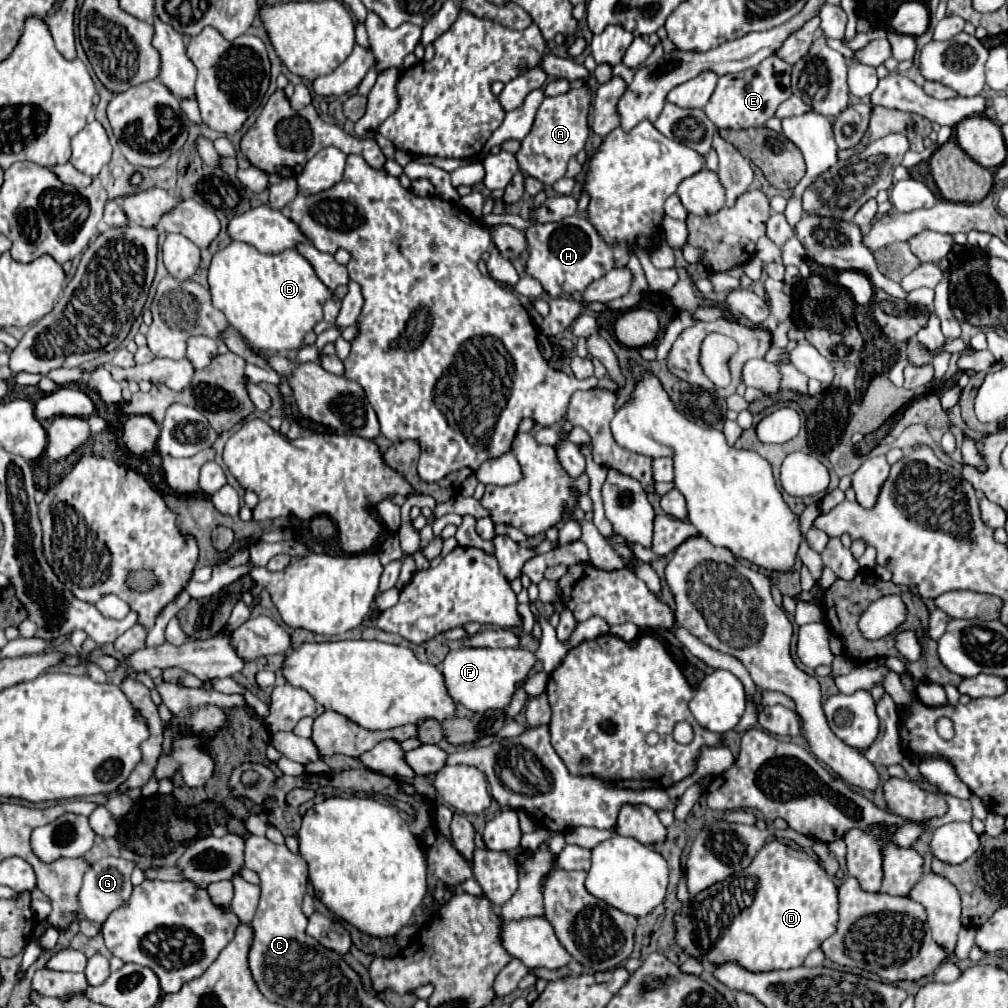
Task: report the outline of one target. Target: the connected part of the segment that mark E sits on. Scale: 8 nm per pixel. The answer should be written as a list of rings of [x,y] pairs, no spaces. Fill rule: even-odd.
[[[770,56],[762,60],[758,66],[748,68],[746,72],[726,74],[720,76],[718,86],[708,100],[704,112],[716,124],[716,128],[730,128],[730,130],[746,130],[752,126],[764,126],[770,116],[774,116],[776,108],[792,96],[790,92],[790,72],[792,66],[784,60]]]

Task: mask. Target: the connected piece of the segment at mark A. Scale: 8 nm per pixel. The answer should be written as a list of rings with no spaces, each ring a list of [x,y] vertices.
[[[590,86],[572,88],[560,96],[546,96],[536,112],[536,120],[528,136],[522,140],[522,148],[516,154],[516,160],[524,172],[538,178],[544,186],[552,186],[566,172],[568,160],[576,156],[588,138],[588,108],[590,108]]]

